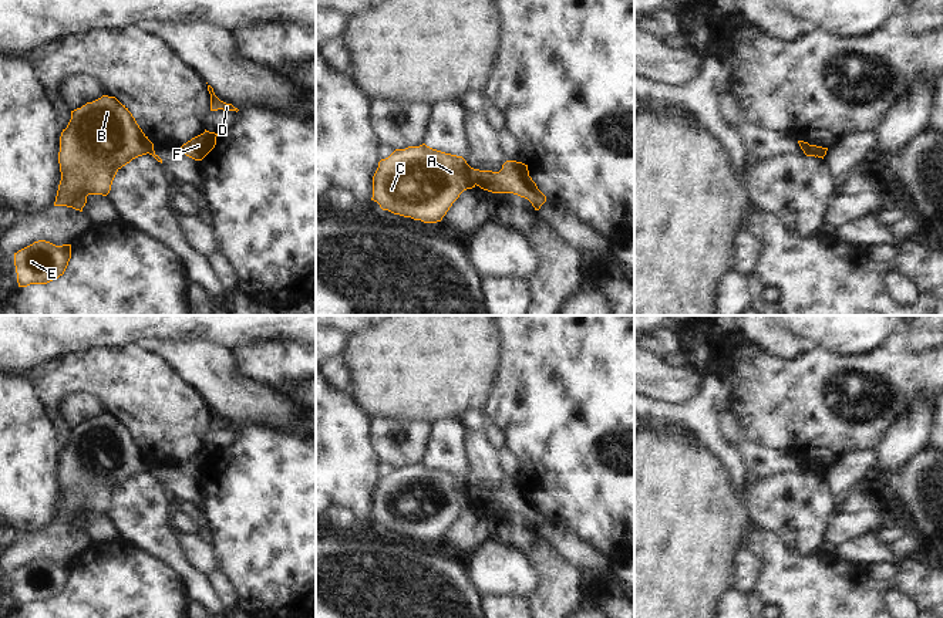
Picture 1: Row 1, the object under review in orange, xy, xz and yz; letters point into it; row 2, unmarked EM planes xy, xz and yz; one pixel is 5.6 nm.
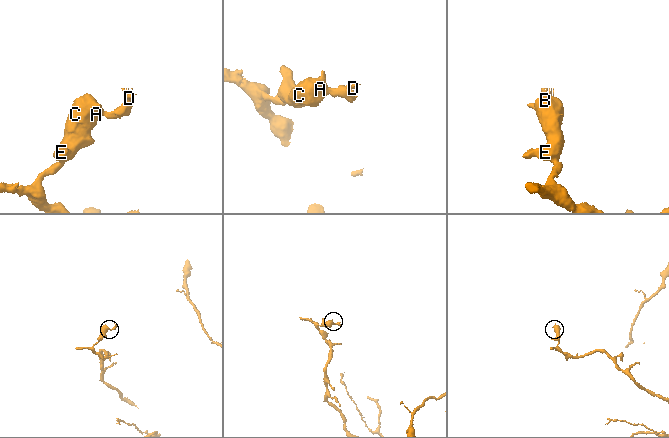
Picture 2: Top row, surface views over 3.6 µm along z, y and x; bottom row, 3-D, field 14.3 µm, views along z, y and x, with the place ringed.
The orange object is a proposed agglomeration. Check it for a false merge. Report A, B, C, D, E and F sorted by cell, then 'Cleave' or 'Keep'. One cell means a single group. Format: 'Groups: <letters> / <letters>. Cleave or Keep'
Groups: A B C E / D F. Cleave.

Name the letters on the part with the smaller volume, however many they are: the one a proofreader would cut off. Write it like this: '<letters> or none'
D, F

